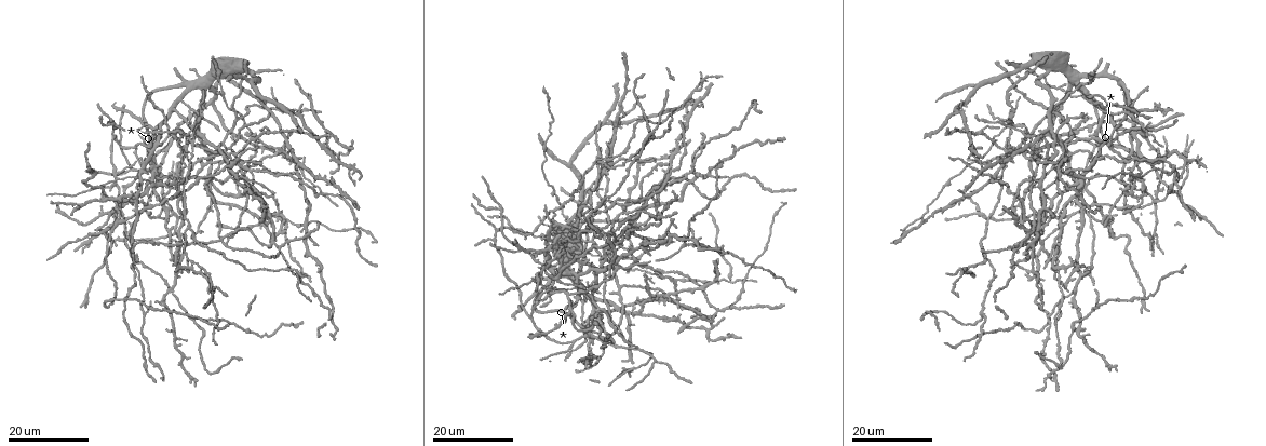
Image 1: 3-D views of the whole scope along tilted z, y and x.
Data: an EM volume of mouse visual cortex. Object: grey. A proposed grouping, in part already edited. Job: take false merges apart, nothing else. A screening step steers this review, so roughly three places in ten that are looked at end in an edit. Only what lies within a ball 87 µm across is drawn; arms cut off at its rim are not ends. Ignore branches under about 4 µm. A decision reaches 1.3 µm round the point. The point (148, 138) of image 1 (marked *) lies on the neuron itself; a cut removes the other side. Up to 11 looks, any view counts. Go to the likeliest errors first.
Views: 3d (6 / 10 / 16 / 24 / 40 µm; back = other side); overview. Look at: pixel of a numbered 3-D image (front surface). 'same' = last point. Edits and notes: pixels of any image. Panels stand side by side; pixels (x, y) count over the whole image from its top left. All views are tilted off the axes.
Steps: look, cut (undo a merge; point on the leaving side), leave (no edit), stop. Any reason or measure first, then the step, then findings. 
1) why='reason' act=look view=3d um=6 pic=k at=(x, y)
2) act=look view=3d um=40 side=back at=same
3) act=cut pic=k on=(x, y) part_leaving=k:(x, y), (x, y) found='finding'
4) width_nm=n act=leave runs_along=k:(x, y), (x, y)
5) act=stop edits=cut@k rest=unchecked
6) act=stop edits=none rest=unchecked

why='four arms meet' act=look view=3d um=16 pic=1 at=(633, 369)

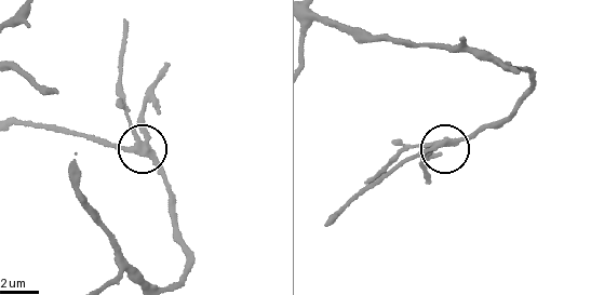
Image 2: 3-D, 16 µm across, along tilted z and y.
act=look view=3d um=10 pic=2 at=(137, 140)

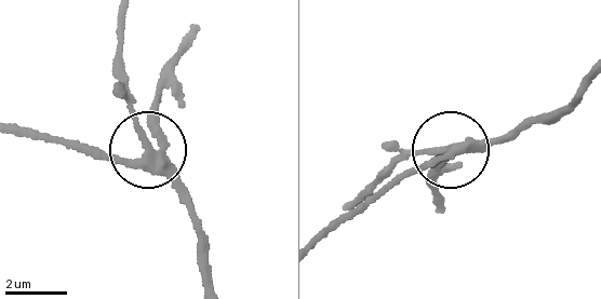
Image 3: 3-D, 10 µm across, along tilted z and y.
width_nm=320 act=leave runs_along=3:(204, 279), (201, 226), (188, 196), (146, 149), (127, 80) found='all the same neuron'

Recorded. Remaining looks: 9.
why='arms part here' act=look view=3d um=16 pic=1 at=(194, 139)

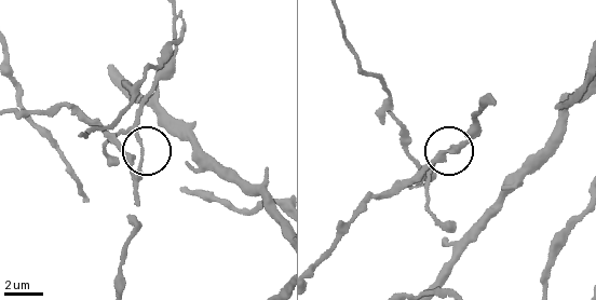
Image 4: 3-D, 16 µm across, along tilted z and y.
act=look view=3d um=10 pic=4 at=(142, 157)

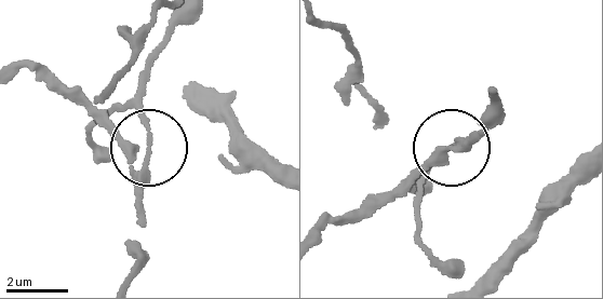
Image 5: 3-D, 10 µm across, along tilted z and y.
side_arm_um=57 arms=3 act=cut pic=5 on=(151, 137) found='two neurons meet here'

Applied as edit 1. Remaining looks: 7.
why='see it whole again' act=look view=overview

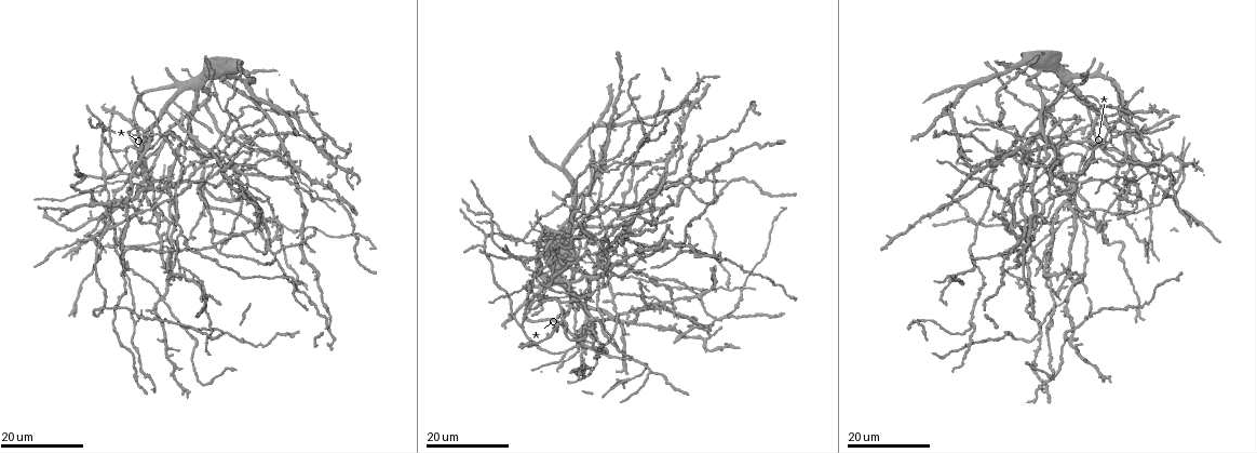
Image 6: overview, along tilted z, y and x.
act=look view=3d um=16 pic=6 at=(968, 135)

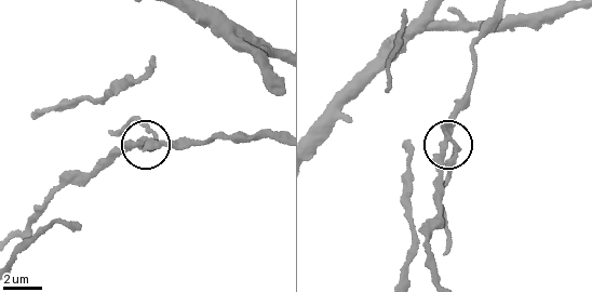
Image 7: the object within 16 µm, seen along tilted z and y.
act=look view=3d um=10 pic=7 at=(453, 145)

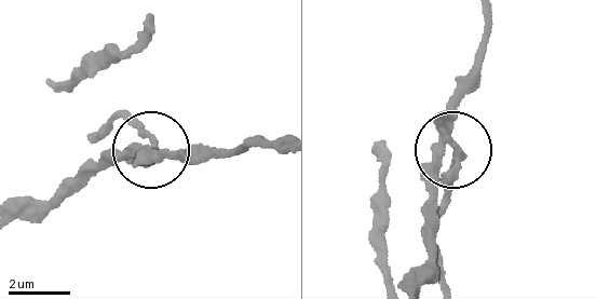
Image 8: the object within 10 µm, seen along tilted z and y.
arms=3 act=cut pic=8 on=(449, 175) found='two neurons meet here'

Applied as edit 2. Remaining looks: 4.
act=look view=3d um=24 pic=6 at=(1077, 191)

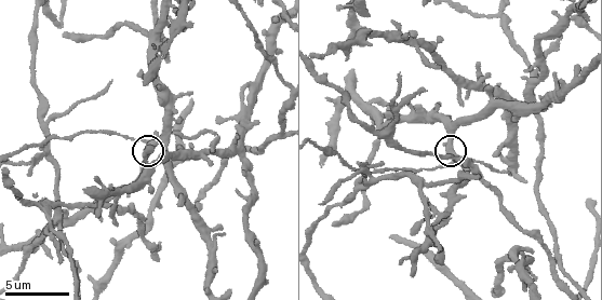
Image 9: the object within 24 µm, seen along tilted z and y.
act=look view=3d um=6 at=same

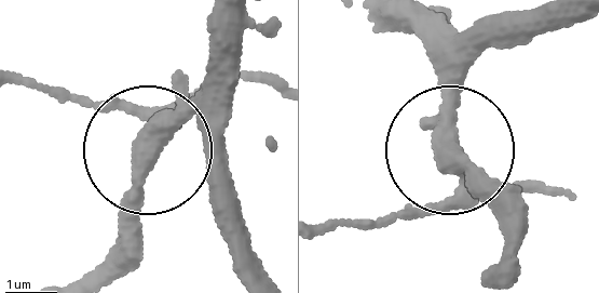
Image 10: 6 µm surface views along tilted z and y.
arms=4 act=cut pic=10 on=(96, 104) found='a second neuron is stuck on'

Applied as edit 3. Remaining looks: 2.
act=stop edits=cut@5,cut@8,cut@10 rest=unchecked

